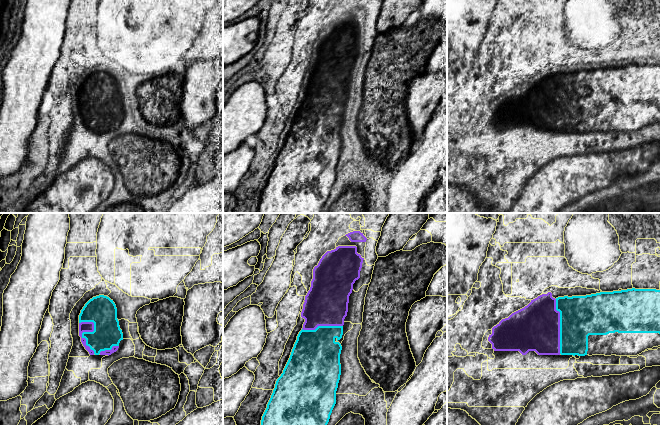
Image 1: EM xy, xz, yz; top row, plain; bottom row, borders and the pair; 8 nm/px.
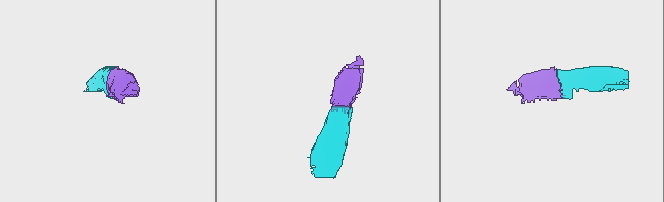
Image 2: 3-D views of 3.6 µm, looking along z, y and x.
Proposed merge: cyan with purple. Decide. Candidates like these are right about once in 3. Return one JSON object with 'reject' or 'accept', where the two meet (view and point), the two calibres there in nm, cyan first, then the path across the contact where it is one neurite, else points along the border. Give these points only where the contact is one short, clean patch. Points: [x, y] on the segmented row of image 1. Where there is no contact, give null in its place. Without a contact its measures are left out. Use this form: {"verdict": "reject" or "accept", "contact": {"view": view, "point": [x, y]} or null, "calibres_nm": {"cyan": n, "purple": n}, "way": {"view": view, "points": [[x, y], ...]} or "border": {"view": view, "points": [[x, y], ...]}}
{"verdict": "accept", "contact": {"view": "xy", "point": [87, 332]}, "calibres_nm": {"cyan": 240, "purple": 80}}

